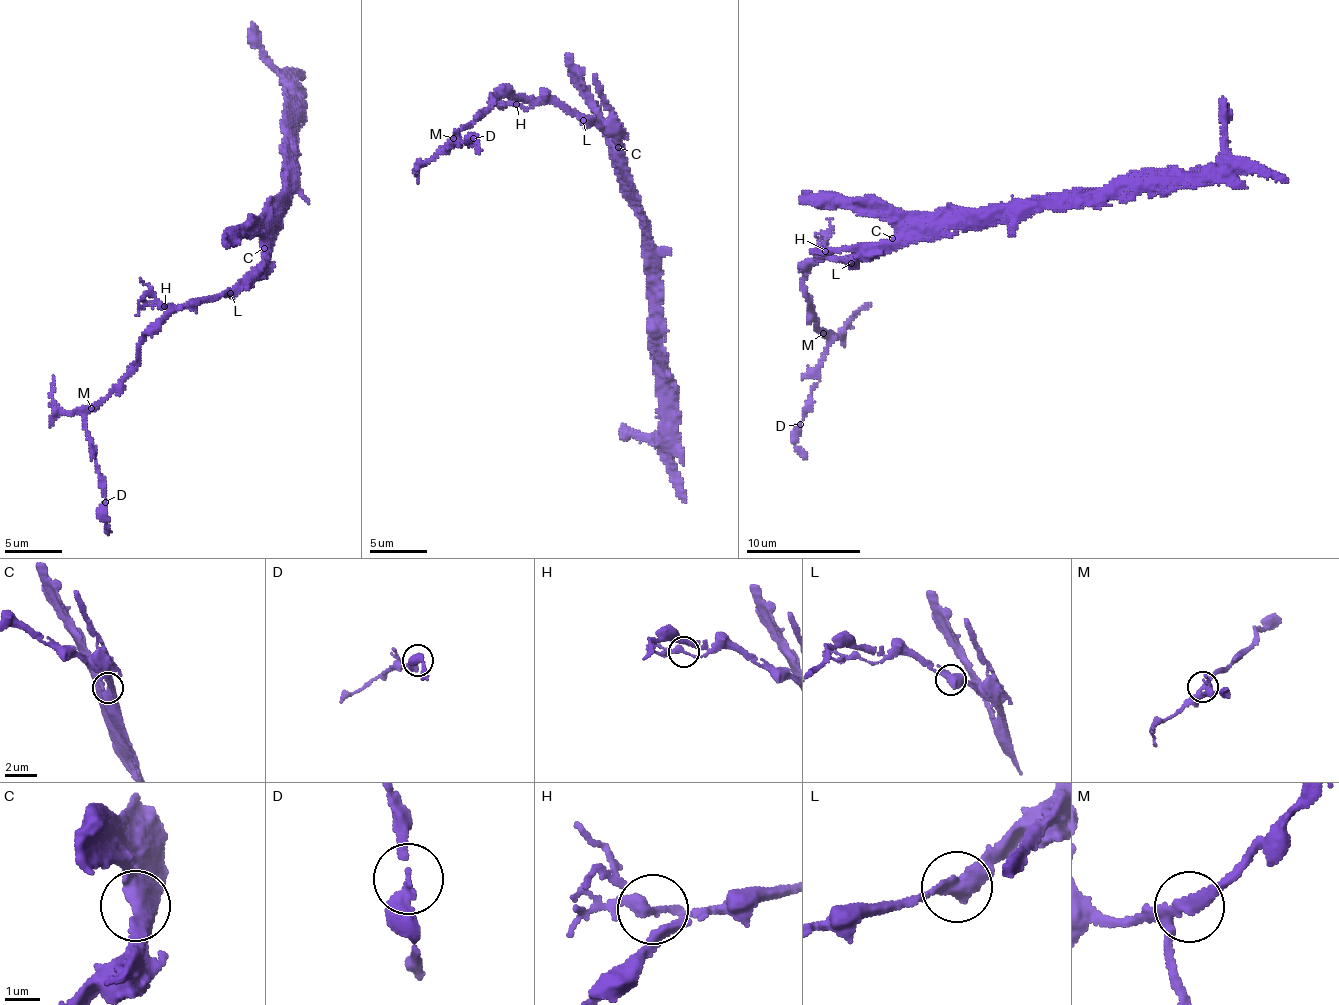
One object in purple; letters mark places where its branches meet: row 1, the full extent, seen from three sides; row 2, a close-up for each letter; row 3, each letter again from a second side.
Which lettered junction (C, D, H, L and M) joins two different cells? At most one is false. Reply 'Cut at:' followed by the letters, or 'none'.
Cut at: none

